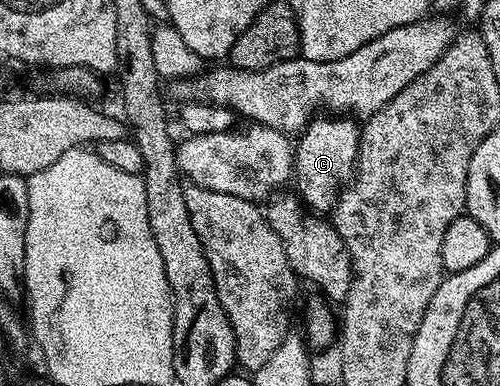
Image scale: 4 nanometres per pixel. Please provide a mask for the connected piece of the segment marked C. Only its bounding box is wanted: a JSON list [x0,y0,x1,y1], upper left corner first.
[293,115,361,215]

